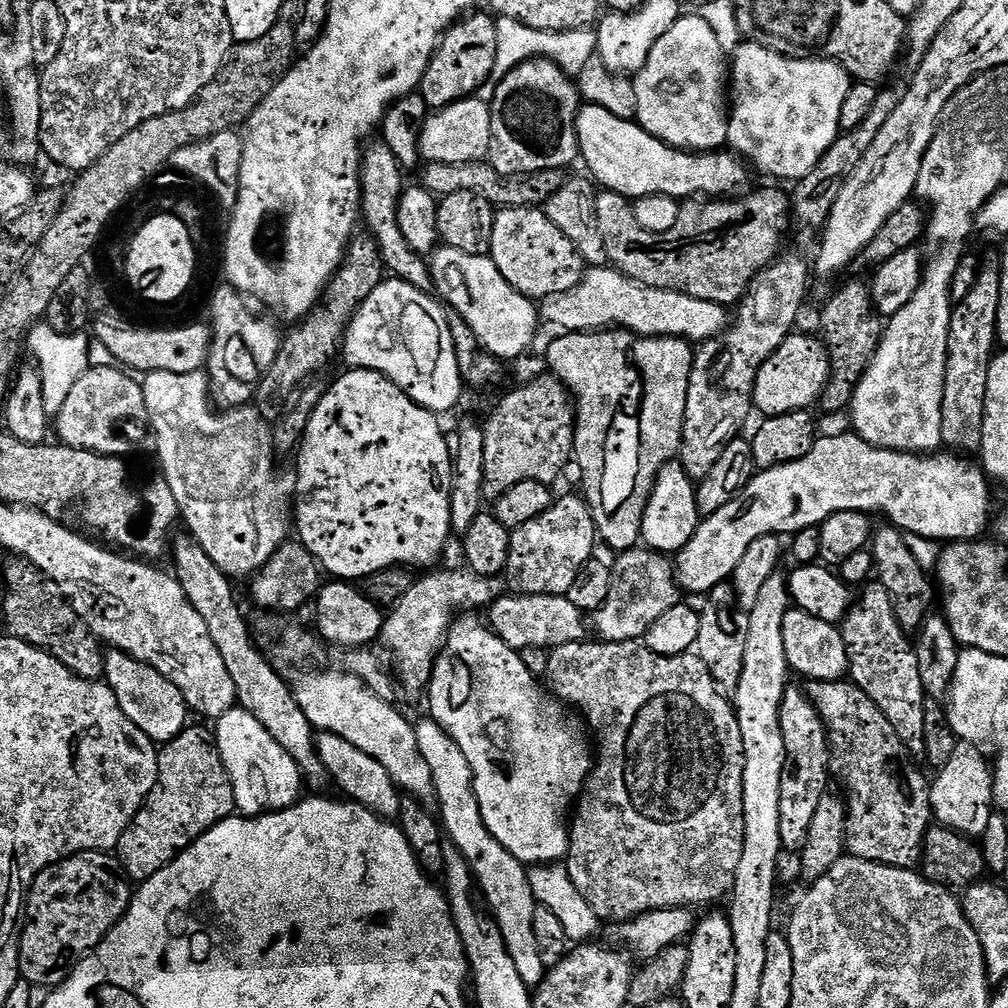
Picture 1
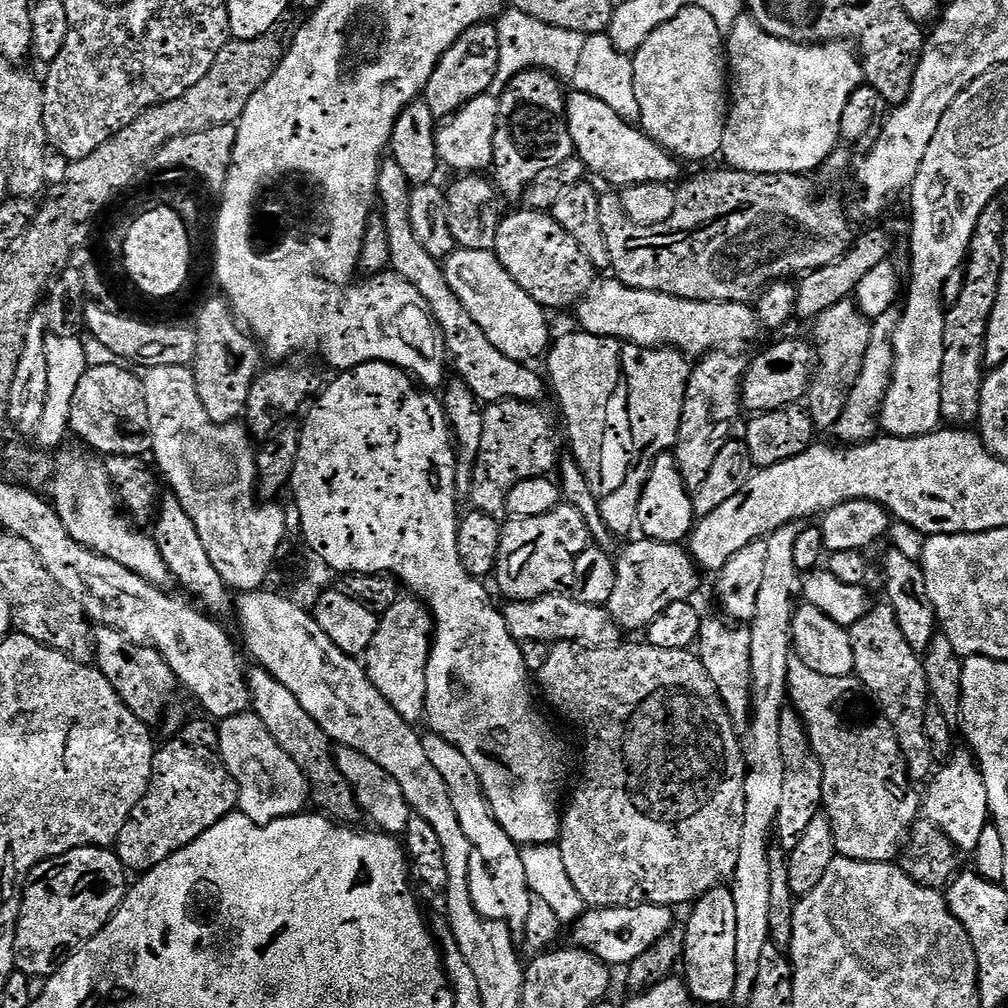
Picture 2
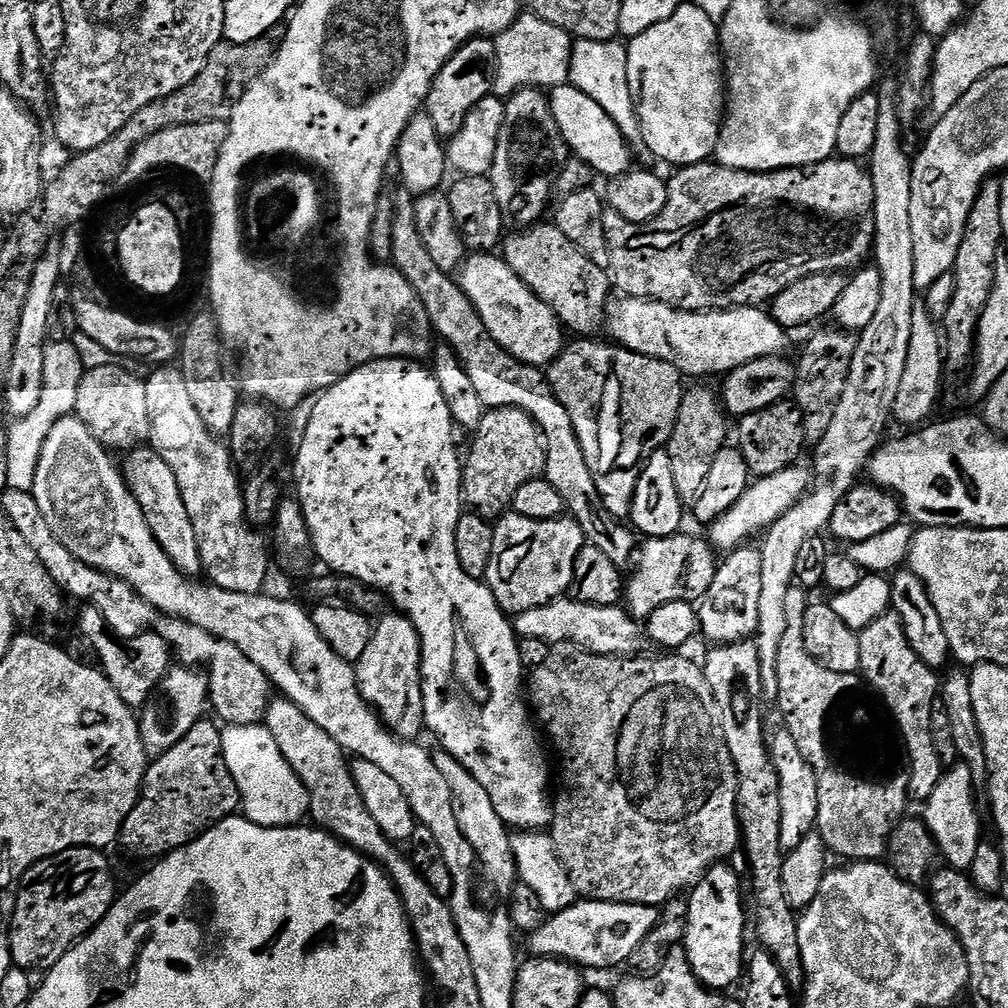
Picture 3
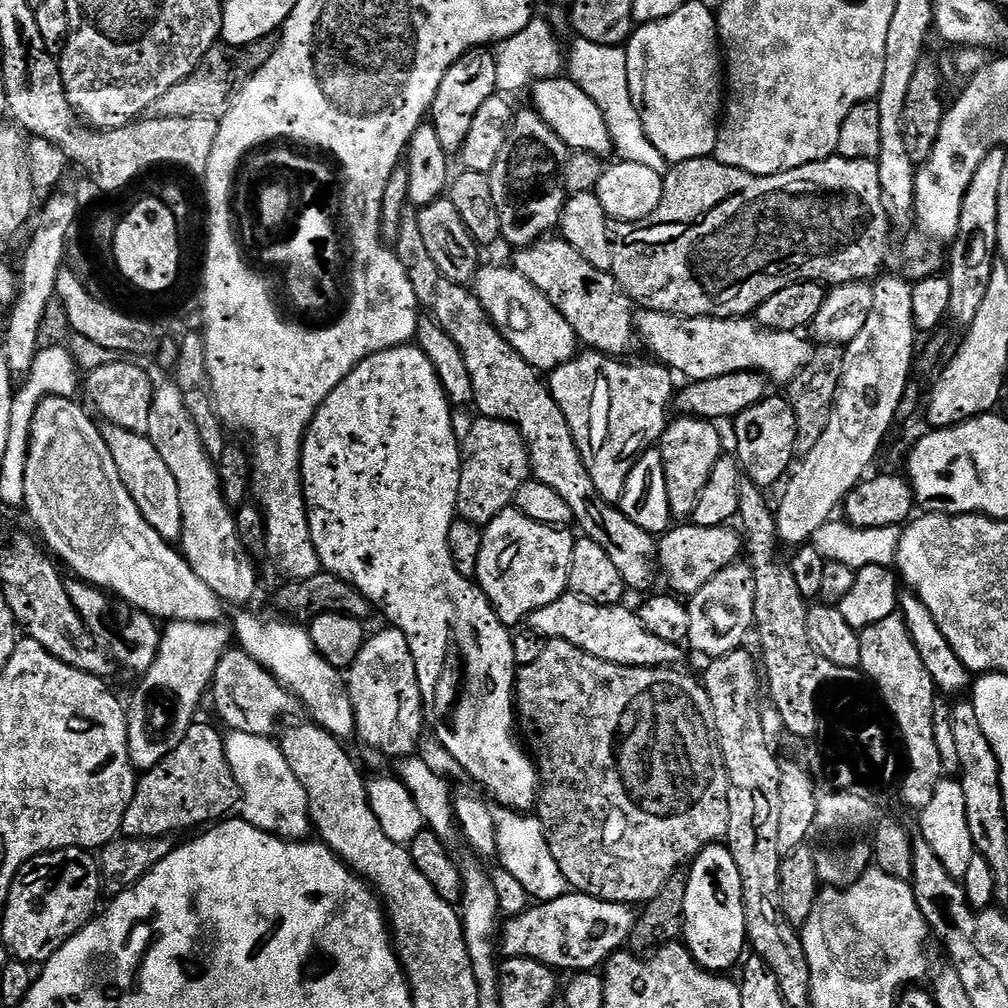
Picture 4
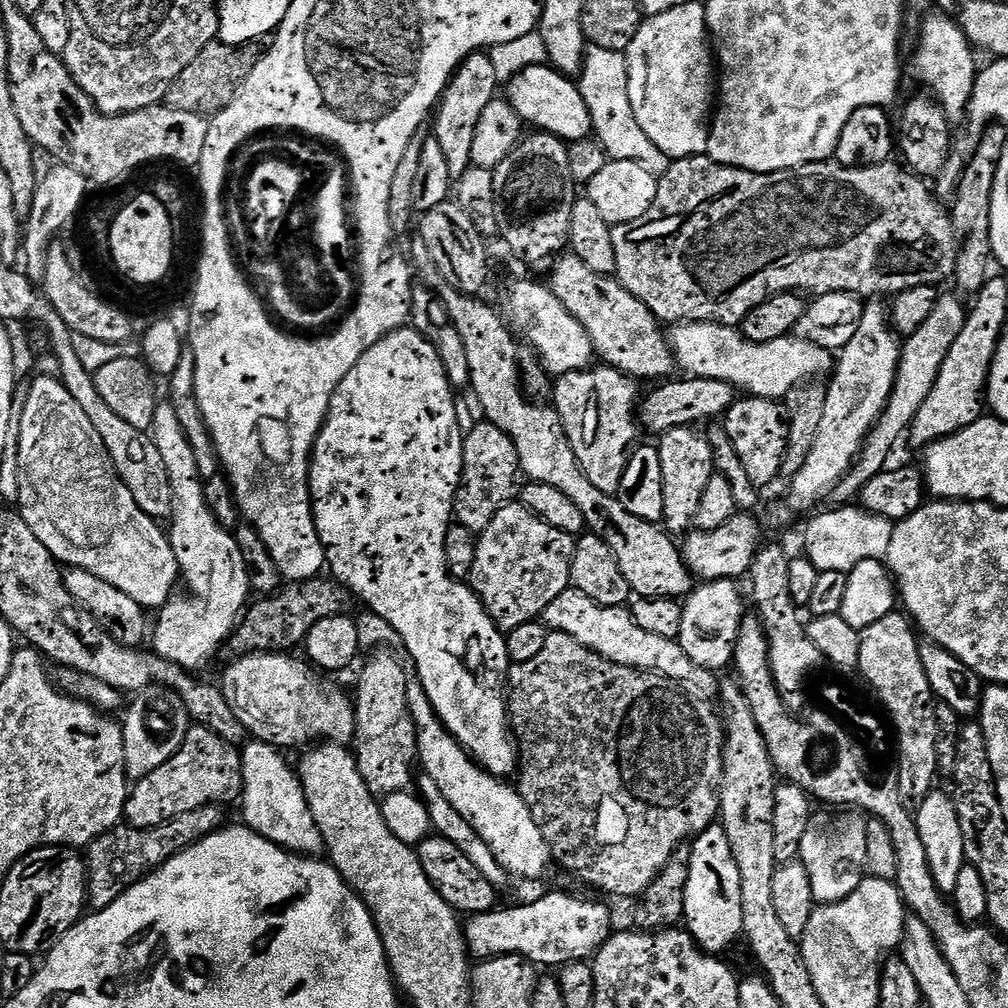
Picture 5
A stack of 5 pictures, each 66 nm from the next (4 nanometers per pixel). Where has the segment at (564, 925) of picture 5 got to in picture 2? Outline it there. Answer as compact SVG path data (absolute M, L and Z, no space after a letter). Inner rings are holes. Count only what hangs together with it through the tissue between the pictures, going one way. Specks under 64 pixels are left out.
M631 904L629 908L589 907L584 915L571 925L571 943L607 966L626 966L634 958L642 958L674 927L673 909L667 904Z

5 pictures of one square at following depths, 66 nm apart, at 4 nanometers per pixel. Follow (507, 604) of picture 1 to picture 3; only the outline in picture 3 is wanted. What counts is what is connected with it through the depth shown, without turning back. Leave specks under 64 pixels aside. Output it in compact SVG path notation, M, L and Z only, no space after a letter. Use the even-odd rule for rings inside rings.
M571 598L551 600L549 604L534 606L534 610L515 613L514 627L517 637L542 639L551 646L577 644L579 648L585 648L588 652L599 656L635 656L643 649L640 647L646 644L645 629L623 607L594 606L593 604L583 604Z

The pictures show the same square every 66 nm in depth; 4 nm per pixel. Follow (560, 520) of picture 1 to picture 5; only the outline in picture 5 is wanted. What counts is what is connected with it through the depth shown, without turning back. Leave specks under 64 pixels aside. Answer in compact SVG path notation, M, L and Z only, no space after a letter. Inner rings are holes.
M519 502L505 504L500 508L498 514L494 514L490 526L486 526L486 530L479 533L475 546L475 568L470 575L470 587L476 593L476 597L484 603L490 619L505 634L524 623L543 617L546 606L550 606L550 602L554 602L554 598L558 598L558 594L562 594L570 586L576 540L562 530L539 520L529 508L525 508Z

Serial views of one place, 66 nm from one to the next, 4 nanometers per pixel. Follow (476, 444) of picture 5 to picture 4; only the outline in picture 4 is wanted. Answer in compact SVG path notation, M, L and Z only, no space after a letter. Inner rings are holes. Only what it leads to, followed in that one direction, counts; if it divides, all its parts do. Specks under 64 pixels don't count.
M485 416L476 418L468 428L468 437L462 440L462 459L460 462L460 481L458 482L458 498L456 510L461 520L483 526L490 523L502 510L513 507L518 490L530 479L532 463L528 457L528 447L522 434L510 422L491 420Z

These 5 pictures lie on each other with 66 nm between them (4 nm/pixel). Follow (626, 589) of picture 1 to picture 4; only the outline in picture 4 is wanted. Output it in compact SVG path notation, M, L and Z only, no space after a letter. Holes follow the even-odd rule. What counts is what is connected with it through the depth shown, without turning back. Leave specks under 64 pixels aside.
M684 522L681 528L669 527L658 540L658 560L662 565L662 576L668 579L673 593L684 598L691 598L710 578L714 578L722 570L737 563L742 556L742 536L732 526L698 526Z

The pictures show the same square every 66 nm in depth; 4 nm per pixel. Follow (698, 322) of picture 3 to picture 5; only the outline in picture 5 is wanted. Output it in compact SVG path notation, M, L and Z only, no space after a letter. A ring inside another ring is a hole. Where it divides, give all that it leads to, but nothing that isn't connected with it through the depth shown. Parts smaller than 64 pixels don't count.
M681 322L671 329L670 332L670 343L672 347L672 352L676 356L677 365L681 369L685 368L687 375L692 378L714 378L715 380L721 380L727 384L731 384L733 388L739 390L741 393L750 395L750 396L761 396L767 400L780 400L787 396L788 392L792 388L796 388L805 382L815 381L817 378L824 378L820 376L827 377L829 373L833 371L834 368L834 356L829 349L823 348L822 346L814 346L814 342L806 342L805 340L800 339L799 336L795 334L786 335L784 337L776 338L774 341L758 342L750 341L744 335L743 331L739 327L733 326L731 324L698 324L695 322Z

